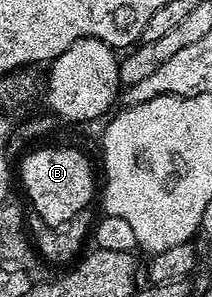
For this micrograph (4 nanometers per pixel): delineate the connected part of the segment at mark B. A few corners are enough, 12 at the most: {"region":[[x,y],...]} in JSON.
{"region":[[71,145],[35,149],[17,177],[35,217],[60,225],[92,203],[91,161]]}

